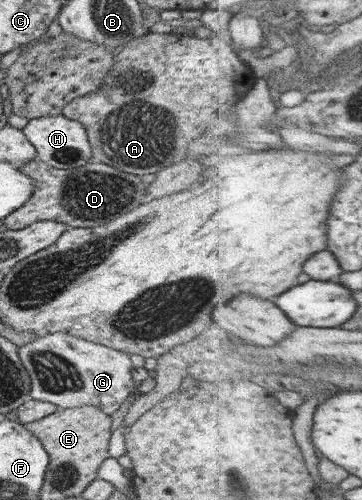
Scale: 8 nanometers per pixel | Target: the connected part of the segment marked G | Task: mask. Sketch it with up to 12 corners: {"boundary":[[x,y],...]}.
{"boundary":[[56,331],[18,347],[29,397],[110,415],[129,355]]}

